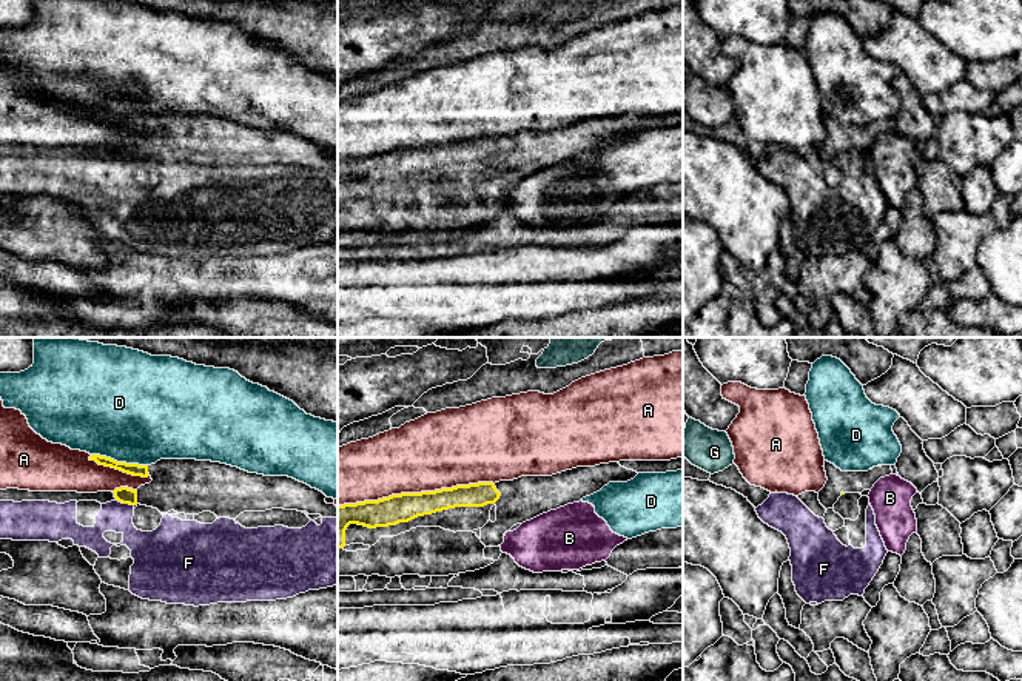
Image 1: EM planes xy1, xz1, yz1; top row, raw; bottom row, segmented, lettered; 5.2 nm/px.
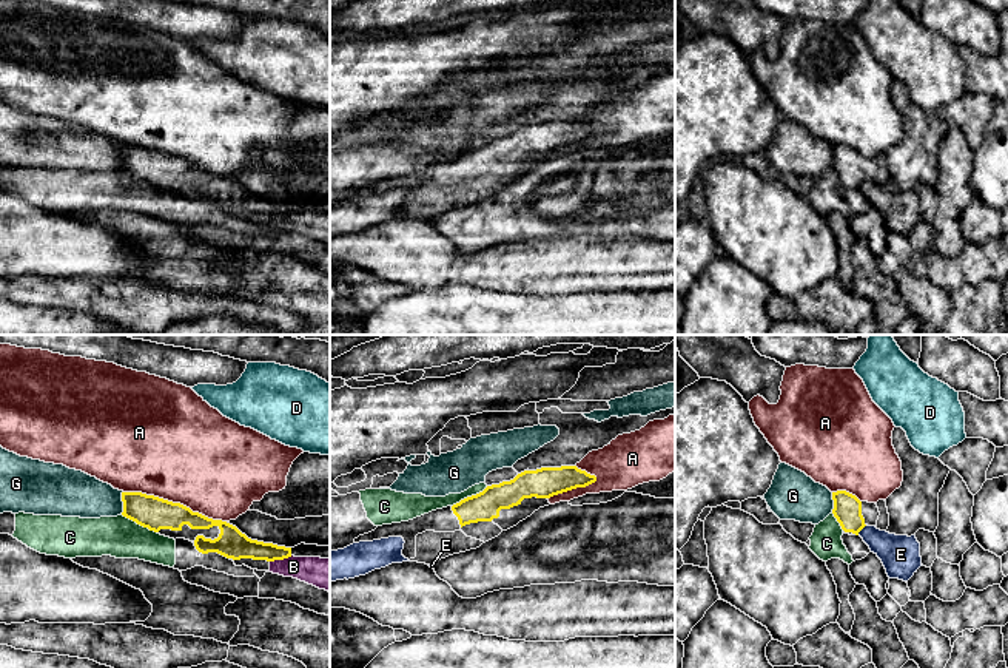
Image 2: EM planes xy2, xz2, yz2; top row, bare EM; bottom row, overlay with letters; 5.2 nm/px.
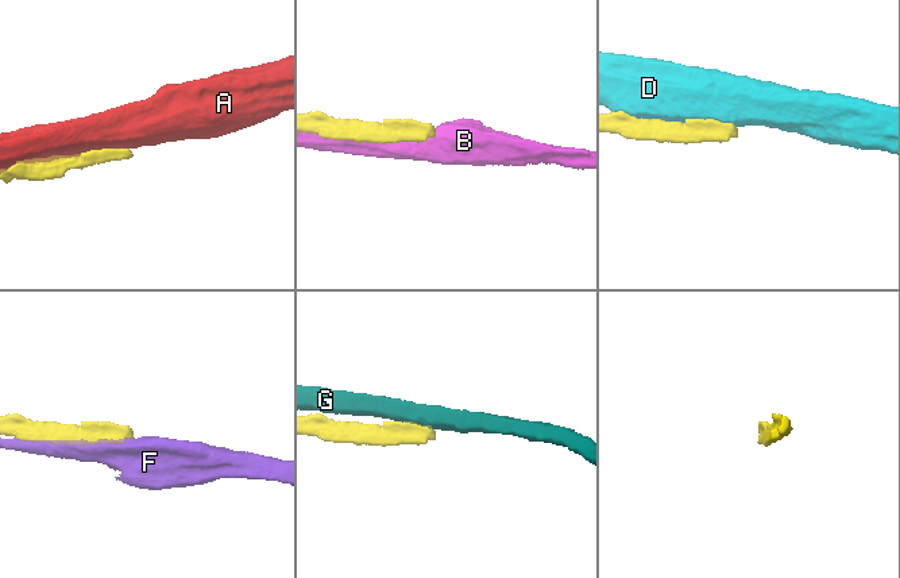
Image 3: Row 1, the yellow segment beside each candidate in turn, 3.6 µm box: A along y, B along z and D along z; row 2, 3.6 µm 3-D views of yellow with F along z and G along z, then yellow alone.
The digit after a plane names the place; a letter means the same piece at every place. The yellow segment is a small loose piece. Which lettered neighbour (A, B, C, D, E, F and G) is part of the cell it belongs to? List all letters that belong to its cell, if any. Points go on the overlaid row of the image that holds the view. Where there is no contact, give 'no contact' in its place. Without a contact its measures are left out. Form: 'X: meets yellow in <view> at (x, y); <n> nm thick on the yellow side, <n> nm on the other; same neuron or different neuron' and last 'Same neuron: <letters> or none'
A: meets yellow in xz1 at (415, 493); 150 nm thick on the yellow side, 400 nm on the other; different neuron
B: meets yellow in xy2 at (281, 559); 140 nm thick on the yellow side, 160 nm on the other; different neuron
C: meets yellow in xz2 at (469, 497); 160 nm thick on the yellow side, 100 nm on the other; different neuron
D: meets yellow in xy1 at (121, 462); 60 nm thick on the yellow side, 480 nm on the other; different neuron
E: meets yellow in yz2 at (862, 528); 140 nm thick on the yellow side, 200 nm on the other; different neuron
F: meets yellow in xy1 at (125, 503); 90 nm thick on the yellow side, 160 nm on the other; different neuron
G: meets yellow in xy2 at (124, 503); 170 nm thick on the yellow side, 240 nm on the other; different neuron
Same neuron: none

